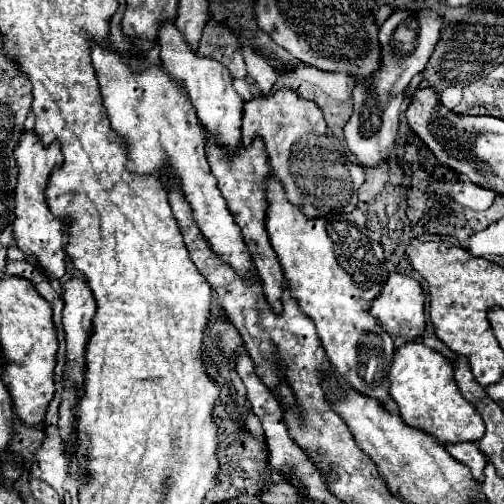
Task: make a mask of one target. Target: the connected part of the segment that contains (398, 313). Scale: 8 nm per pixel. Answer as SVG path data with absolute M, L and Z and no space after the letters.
M393 272L393 274L389 274L389 280L387 280L381 296L373 302L371 314L373 314L373 318L377 318L381 328L385 328L385 332L393 338L395 348L399 348L407 342L421 338L421 334L425 330L423 304L425 304L425 298L423 298L421 286L413 278L409 278L401 272Z

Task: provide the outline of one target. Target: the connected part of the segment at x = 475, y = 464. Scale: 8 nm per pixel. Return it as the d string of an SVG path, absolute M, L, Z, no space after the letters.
M465 442L465 444L451 444L445 448L457 462L463 462L471 472L473 478L481 484L483 478L483 468L487 466L487 458L481 454L481 450L477 448L477 444L473 442Z

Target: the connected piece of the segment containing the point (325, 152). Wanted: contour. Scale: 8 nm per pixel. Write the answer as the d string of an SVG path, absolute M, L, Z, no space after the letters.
M291 90L245 102L241 146L249 146L255 138L263 140L273 176L283 182L289 202L303 210L307 218L325 218L333 212L345 214L357 208L357 190L365 182L365 168L347 160L343 142L331 134L315 102L299 98Z

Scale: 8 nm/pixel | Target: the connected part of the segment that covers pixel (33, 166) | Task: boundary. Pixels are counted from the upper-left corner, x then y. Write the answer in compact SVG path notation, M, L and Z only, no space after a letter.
M23 132L21 140L15 148L15 158L19 164L19 180L15 188L15 222L13 222L13 238L17 248L27 256L35 258L35 266L39 266L47 276L61 280L65 274L65 222L55 218L45 200L45 188L49 182L49 174L63 162L63 154L59 144L43 146L35 132Z

